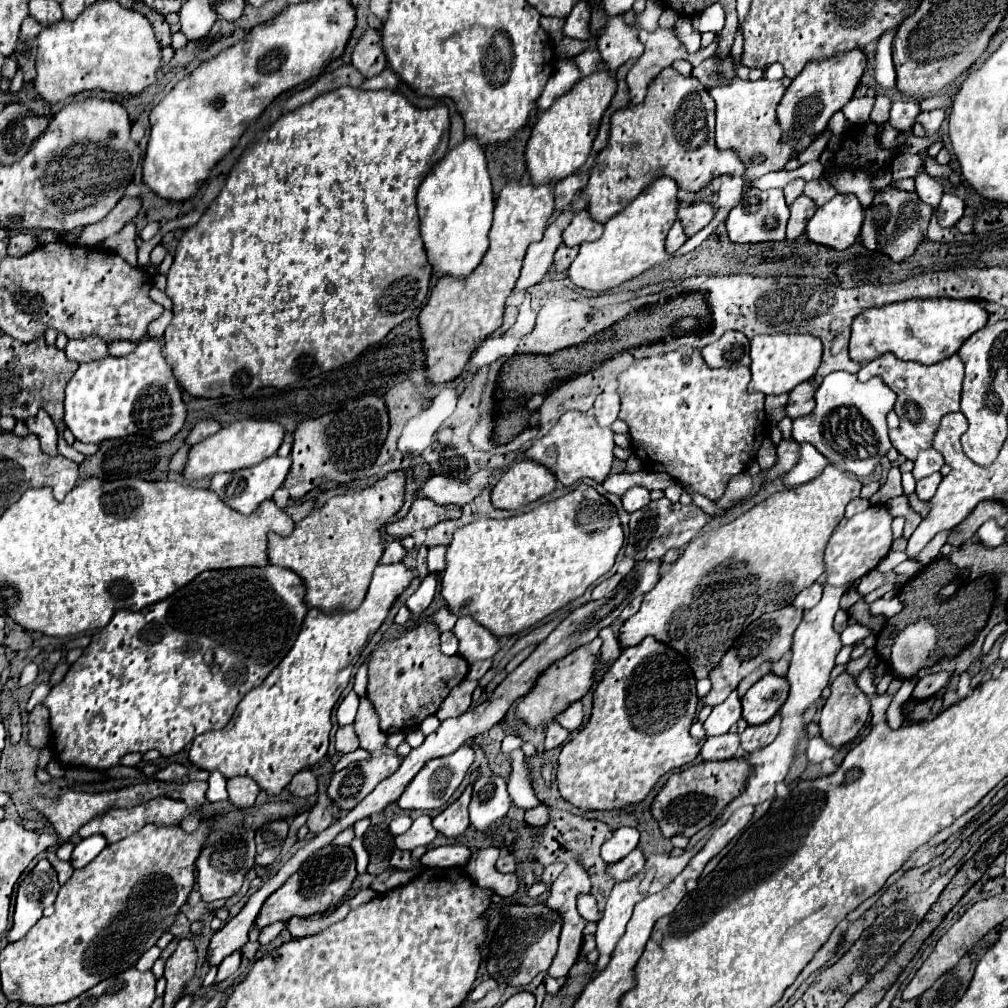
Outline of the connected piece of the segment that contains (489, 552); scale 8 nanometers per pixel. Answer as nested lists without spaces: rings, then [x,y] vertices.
[[[581,483],[571,493],[541,503],[527,513],[509,519],[479,519],[455,531],[453,541],[447,547],[445,573],[441,573],[441,595],[451,613],[473,615],[473,619],[495,637],[515,635],[581,597],[595,579],[613,567],[623,541],[625,531],[613,503],[593,487]]]

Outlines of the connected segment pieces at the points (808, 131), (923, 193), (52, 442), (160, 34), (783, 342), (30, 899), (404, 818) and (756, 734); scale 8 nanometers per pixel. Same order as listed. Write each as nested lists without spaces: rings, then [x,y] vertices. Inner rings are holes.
[[[861,49],[847,51],[819,63],[807,63],[803,71],[791,81],[783,99],[777,105],[777,123],[783,131],[783,139],[791,139],[795,145],[793,157],[803,153],[813,139],[827,129],[827,123],[835,111],[839,111],[851,97],[865,71],[865,53]]]
[[[919,171],[915,177],[915,191],[919,199],[931,207],[937,207],[941,197],[943,197],[943,187],[937,179],[929,177],[925,171]]]
[[[41,407],[39,413],[35,415],[33,423],[27,423],[29,431],[35,433],[41,441],[41,449],[49,455],[57,455],[57,429],[53,419],[49,417],[49,413]]]
[[[139,3],[139,13],[143,13],[143,15],[149,19],[149,23],[153,25],[155,37],[157,37],[159,45],[161,45],[161,47],[167,47],[167,45],[171,43],[171,33],[169,33],[169,25],[167,25],[165,17],[163,17],[161,13],[149,9],[149,7],[143,5],[143,3]]]
[[[755,335],[751,339],[751,393],[781,395],[809,381],[821,363],[821,339],[815,335]]]
[[[41,859],[19,885],[13,927],[7,939],[19,941],[21,937],[25,937],[25,933],[43,917],[43,909],[47,905],[53,905],[57,891],[59,891],[57,873],[47,859]]]
[[[399,815],[399,817],[395,817],[391,821],[391,833],[393,835],[401,835],[411,827],[411,823],[413,823],[413,819],[409,815]]]
[[[777,713],[773,719],[761,723],[761,725],[749,725],[743,733],[741,733],[741,747],[751,753],[757,747],[765,747],[769,745],[777,733],[779,733],[779,723],[781,723],[781,713]]]

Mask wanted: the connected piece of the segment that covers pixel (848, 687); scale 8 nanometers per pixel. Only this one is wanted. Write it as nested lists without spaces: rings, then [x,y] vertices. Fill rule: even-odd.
[[[841,673],[833,681],[831,695],[821,711],[819,719],[821,737],[829,745],[839,749],[857,737],[867,717],[869,717],[869,701],[865,693],[857,687],[851,675]]]

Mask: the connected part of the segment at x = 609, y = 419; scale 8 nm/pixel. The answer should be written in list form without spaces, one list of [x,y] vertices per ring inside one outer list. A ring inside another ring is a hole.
[[[603,391],[597,399],[595,405],[591,409],[591,413],[597,417],[599,425],[611,425],[617,415],[619,415],[619,407],[621,407],[621,399],[617,391]]]

